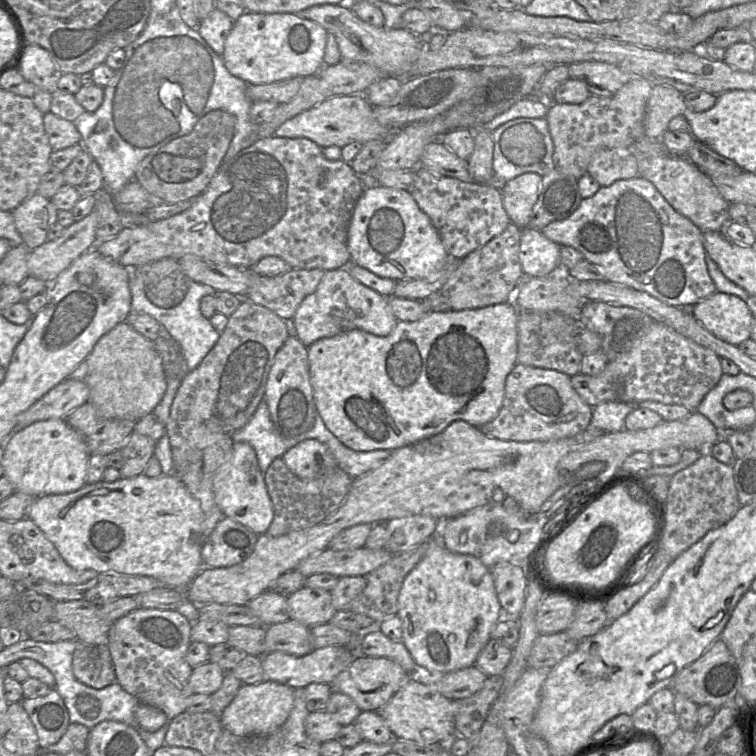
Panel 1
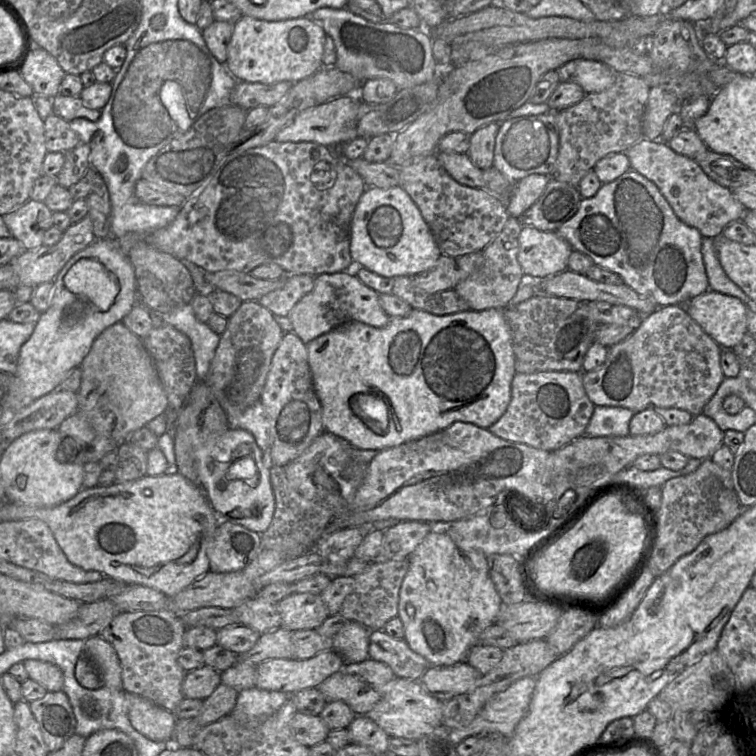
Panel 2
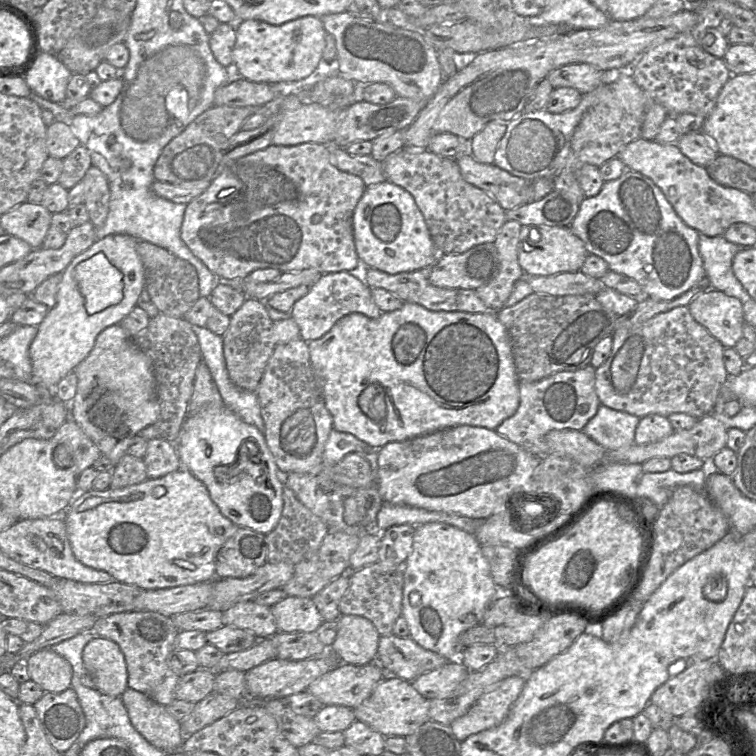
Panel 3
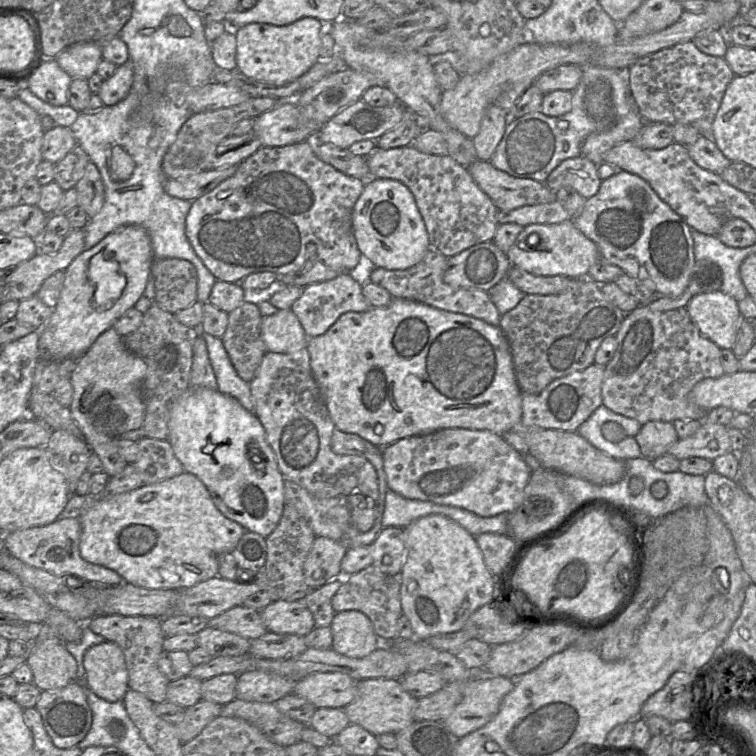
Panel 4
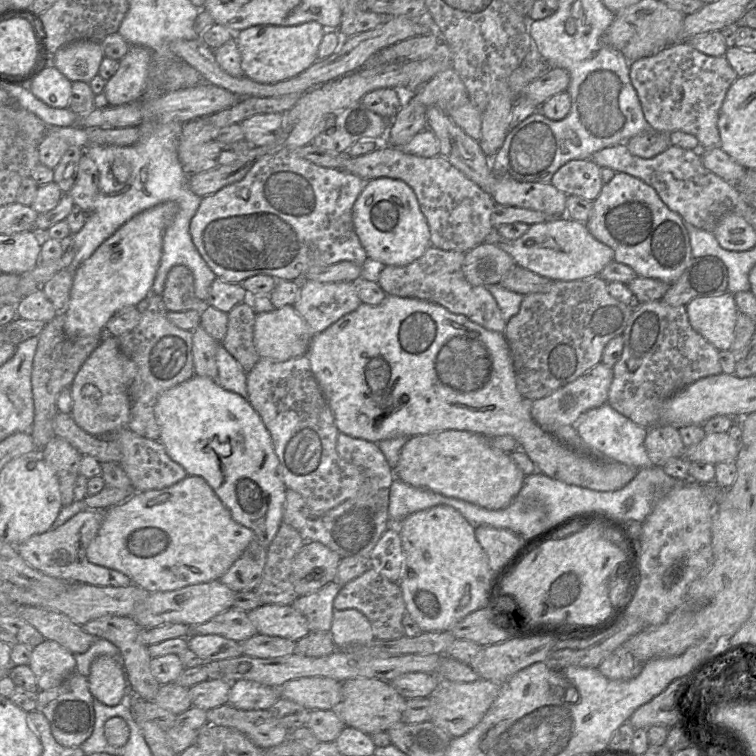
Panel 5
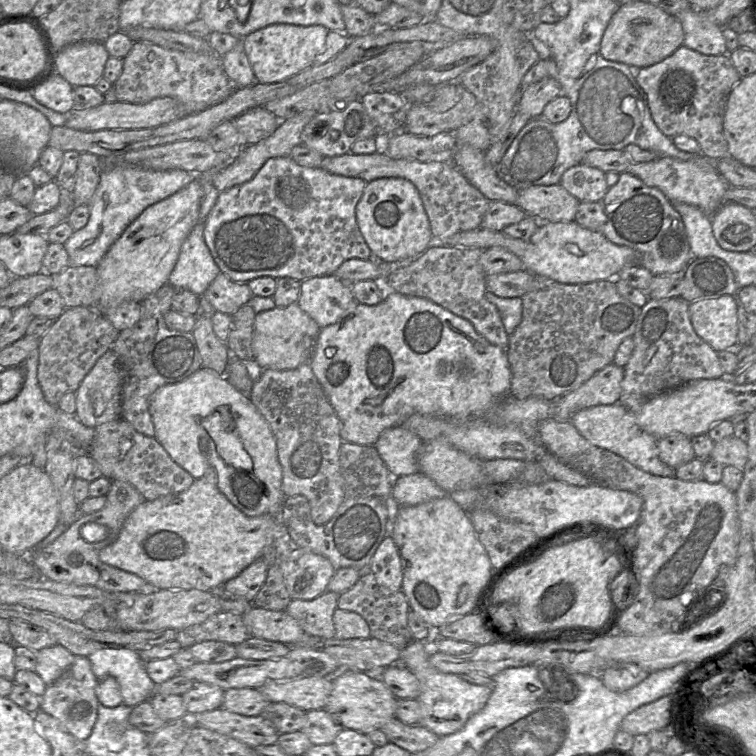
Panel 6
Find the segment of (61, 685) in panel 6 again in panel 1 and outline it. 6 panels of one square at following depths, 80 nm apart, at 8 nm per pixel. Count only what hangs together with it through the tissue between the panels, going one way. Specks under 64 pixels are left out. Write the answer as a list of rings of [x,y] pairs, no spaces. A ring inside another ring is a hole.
[[[55,689],[45,696],[23,698],[21,704],[35,726],[40,747],[57,743],[71,723],[67,707]]]

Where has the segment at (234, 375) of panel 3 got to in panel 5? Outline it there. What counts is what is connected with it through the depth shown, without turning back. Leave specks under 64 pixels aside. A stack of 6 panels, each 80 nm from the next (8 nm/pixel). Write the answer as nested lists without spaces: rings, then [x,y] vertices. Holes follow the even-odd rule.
[[[249,300],[237,304],[228,315],[228,327],[221,345],[249,372],[260,360],[254,345],[255,316]]]

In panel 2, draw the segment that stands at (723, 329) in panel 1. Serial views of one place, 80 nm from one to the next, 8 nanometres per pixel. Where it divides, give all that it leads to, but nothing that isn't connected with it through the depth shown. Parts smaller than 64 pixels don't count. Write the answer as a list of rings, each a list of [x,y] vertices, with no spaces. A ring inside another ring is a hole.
[[[709,289],[678,305],[684,305],[692,319],[722,349],[733,349],[748,332],[747,305],[737,297]]]

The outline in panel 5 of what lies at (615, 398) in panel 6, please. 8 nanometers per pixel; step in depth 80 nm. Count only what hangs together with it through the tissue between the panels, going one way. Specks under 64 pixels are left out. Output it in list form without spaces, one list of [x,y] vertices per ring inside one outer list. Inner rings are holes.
[[[599,363],[574,381],[553,393],[530,403],[530,412],[536,423],[542,426],[574,425],[586,411],[607,403],[608,392],[613,380],[612,367]]]

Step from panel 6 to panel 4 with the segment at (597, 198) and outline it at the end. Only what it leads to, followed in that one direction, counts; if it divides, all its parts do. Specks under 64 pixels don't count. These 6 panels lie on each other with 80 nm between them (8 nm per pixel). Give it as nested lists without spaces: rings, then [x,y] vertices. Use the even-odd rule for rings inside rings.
[[[578,156],[562,161],[544,183],[553,192],[562,187],[572,187],[588,199],[598,192],[601,182],[598,166],[584,156]]]

